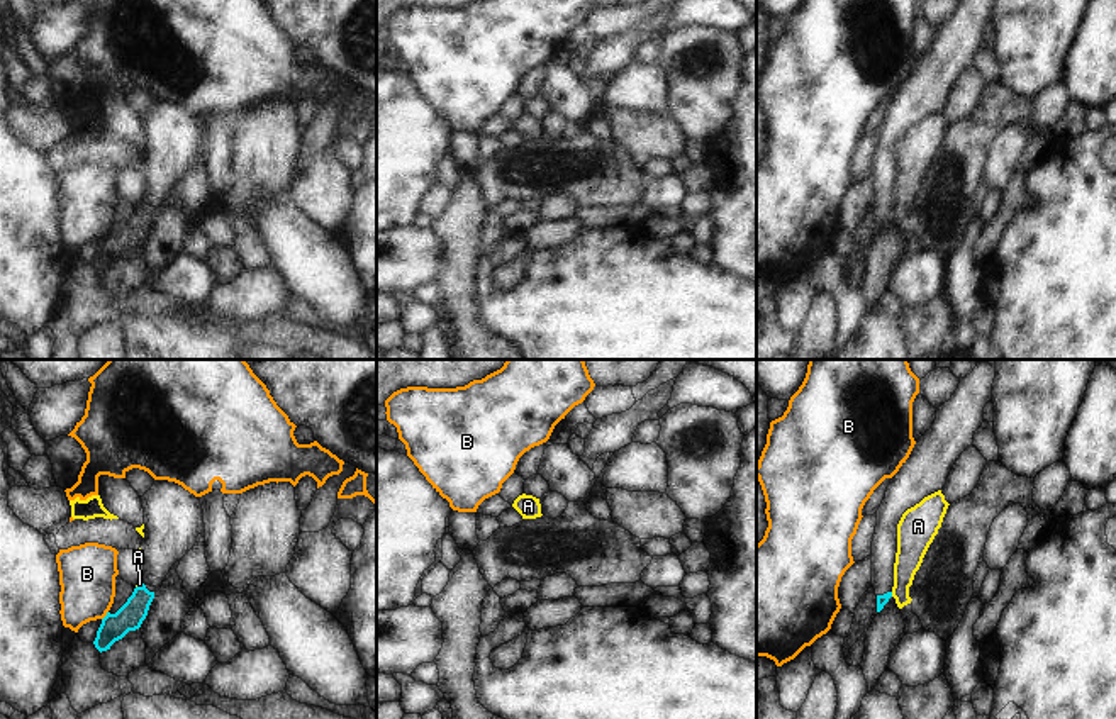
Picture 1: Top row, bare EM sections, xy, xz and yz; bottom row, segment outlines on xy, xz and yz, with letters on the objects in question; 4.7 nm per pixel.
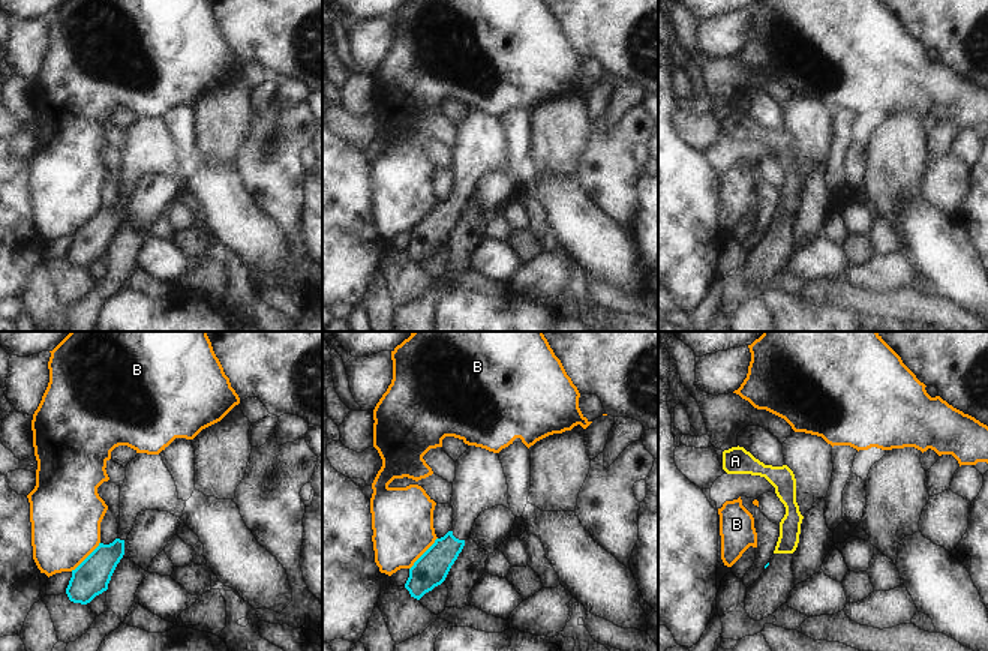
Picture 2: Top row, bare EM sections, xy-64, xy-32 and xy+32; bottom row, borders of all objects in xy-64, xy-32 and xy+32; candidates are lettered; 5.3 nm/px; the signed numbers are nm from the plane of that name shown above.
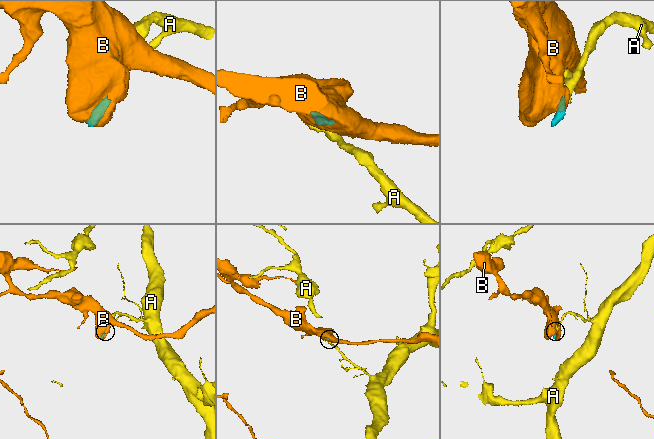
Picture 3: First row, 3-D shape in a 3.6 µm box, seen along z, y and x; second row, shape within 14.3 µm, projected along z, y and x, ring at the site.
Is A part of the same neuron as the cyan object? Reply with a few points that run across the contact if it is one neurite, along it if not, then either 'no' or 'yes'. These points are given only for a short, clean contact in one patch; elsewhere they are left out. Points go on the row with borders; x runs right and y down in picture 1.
no

